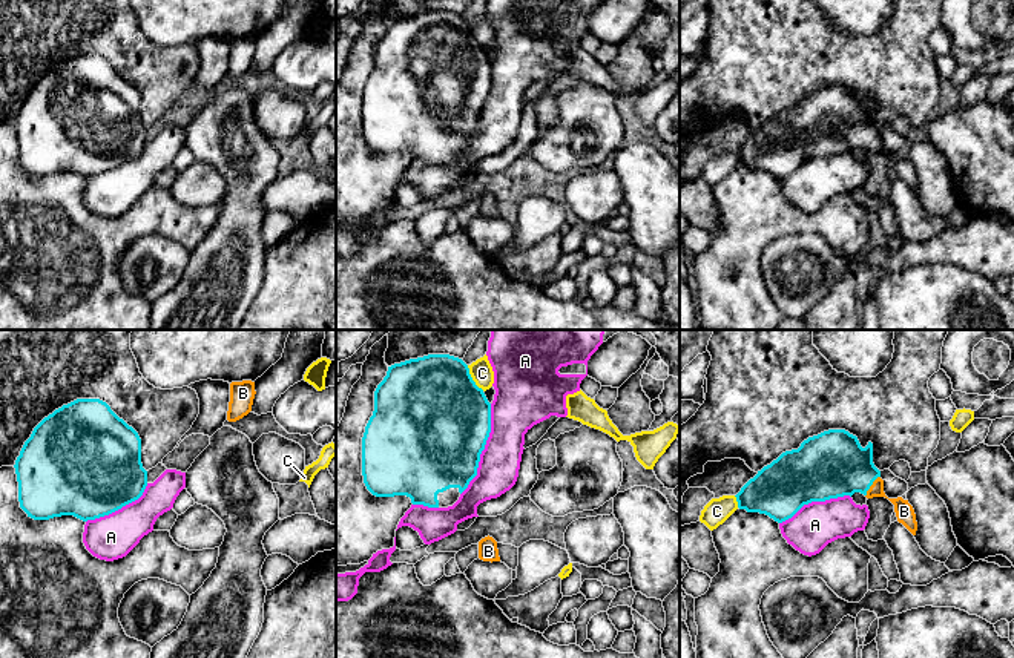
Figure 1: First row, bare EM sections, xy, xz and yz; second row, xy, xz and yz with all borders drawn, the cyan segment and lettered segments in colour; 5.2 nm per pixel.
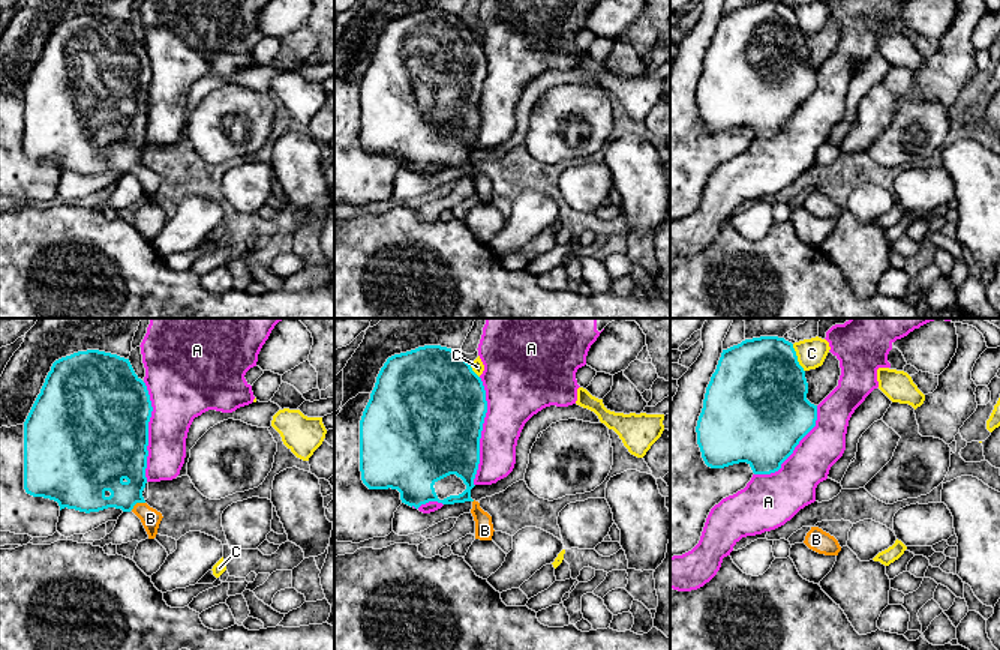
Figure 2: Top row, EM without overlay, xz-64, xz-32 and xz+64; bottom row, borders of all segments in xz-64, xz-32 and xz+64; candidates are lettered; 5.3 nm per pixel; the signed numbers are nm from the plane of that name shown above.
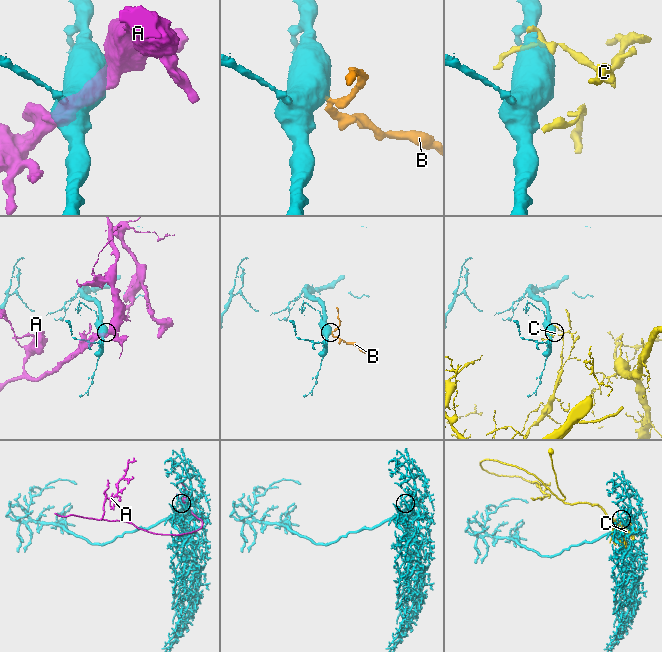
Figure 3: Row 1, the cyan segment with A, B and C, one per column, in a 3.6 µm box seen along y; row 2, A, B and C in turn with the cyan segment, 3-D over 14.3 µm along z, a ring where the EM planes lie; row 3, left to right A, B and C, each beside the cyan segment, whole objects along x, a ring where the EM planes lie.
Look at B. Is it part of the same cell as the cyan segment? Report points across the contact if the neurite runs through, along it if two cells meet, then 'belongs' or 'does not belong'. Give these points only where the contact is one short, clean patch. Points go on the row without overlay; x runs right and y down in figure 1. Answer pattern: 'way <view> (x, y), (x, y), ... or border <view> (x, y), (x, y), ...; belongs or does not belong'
way yz (833, 120), (850, 125), (870, 141), (904, 167); belongs

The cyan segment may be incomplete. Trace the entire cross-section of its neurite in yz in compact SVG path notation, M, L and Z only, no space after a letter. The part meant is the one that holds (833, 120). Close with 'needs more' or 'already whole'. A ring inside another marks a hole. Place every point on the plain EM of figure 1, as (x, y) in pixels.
M828 86L808 94L798 106L782 109L735 153L739 166L782 179L804 161L854 149L888 155L881 127L873 120L873 100L862 104L848 87Z; needs more

